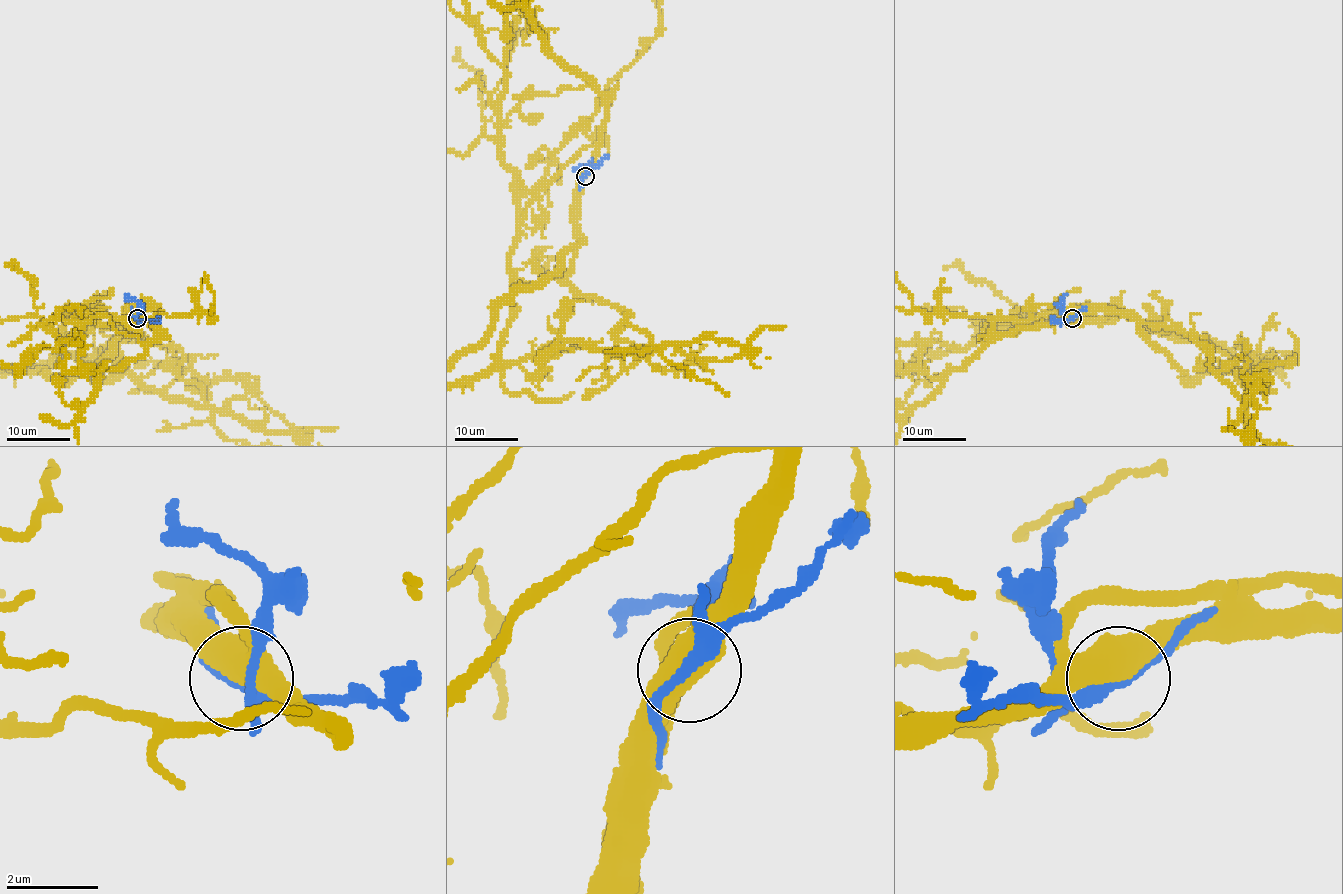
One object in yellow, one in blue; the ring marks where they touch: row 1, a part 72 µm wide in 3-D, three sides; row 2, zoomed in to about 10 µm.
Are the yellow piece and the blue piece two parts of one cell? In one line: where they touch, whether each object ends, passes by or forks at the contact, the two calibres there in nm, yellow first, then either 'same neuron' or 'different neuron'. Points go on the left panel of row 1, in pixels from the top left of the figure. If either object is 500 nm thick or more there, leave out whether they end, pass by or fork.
place (137, 318); calibres 550 and 280 nm; different neuron

